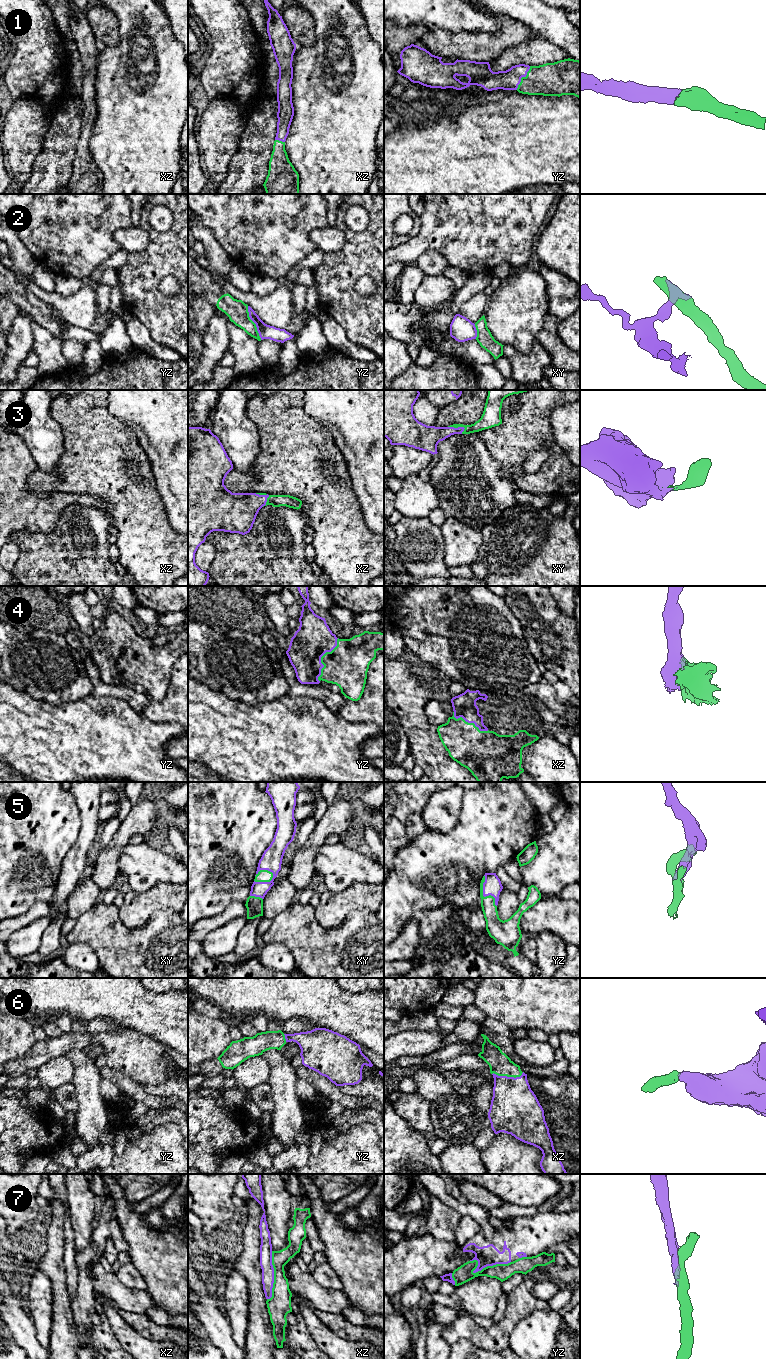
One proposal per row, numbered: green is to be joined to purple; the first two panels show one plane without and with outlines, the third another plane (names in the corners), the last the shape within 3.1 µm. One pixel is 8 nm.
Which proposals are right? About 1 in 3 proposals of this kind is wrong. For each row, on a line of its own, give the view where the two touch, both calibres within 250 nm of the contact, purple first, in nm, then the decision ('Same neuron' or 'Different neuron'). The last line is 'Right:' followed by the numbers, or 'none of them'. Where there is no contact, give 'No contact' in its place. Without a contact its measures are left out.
1: Touches purple in yz. Thickness 160 nm (purple) against 280 nm. Same neuron
2: Touches purple in yz. Thickness 120 nm (purple) against 170 nm. Different neuron
3: Touches purple in xy. Thickness 180 nm (purple) against 130 nm. Same neuron
4: Touches purple in yz. Thickness 300 nm (purple) against 340 nm. Same neuron
5: Touches purple in xy. Thickness 170 nm (purple) against 100 nm. Same neuron
6: Touches purple in xz. Thickness 380 nm (purple) against 180 nm. Same neuron
7: Touches purple in yz. Thickness 170 nm (purple) against 140 nm. Different neuron
Right: 1, 3, 4, 5, 6

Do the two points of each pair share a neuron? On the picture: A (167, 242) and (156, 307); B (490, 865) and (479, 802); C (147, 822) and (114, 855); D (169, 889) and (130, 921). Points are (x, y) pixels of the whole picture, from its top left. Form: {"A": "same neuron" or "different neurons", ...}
{"A": "same neuron", "B": "same neuron", "C": "same neuron", "D": "same neuron"}

